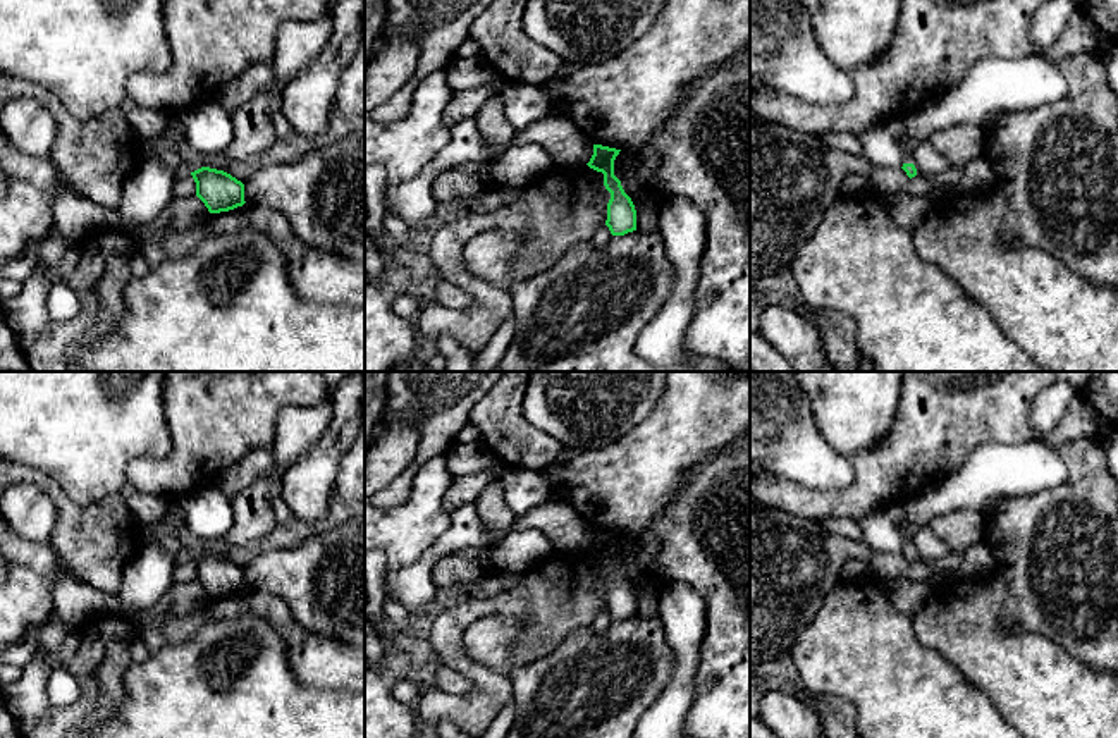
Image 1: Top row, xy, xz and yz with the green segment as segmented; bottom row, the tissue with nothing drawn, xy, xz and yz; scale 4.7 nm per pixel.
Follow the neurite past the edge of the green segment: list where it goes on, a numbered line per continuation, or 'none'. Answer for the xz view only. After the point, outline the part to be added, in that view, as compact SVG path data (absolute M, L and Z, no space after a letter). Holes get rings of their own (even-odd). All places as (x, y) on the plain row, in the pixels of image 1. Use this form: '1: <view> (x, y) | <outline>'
none

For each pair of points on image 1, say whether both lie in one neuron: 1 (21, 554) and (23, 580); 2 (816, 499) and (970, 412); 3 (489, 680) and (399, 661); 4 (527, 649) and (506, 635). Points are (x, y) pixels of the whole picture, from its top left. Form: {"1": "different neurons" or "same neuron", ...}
{"1": "different neurons", "2": "same neuron", "3": "different neurons", "4": "different neurons"}

